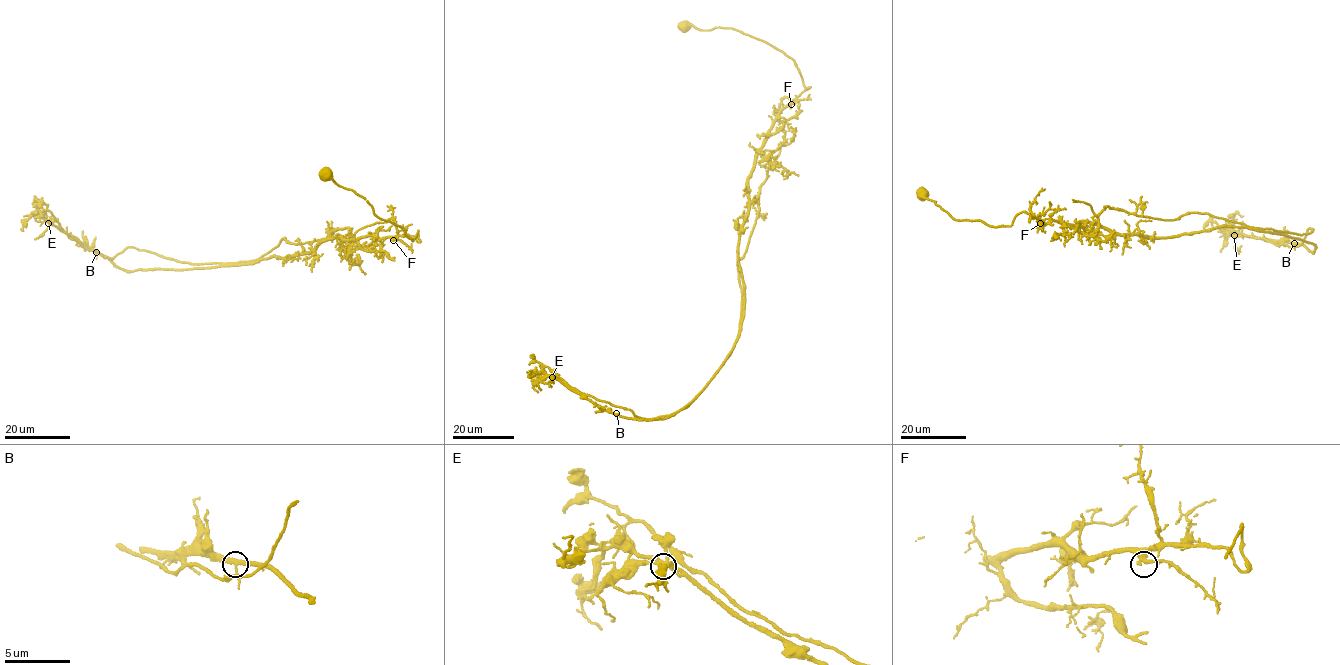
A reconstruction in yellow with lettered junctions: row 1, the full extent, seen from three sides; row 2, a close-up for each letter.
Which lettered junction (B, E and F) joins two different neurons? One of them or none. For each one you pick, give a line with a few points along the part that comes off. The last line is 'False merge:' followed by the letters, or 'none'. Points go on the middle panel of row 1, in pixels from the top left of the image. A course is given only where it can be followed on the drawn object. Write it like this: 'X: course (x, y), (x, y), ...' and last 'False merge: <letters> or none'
E: course (552, 377), (544, 367), (644, 419), (690, 403), (738, 336), (737, 262), (770, 155), (796, 127)
False merge: E

